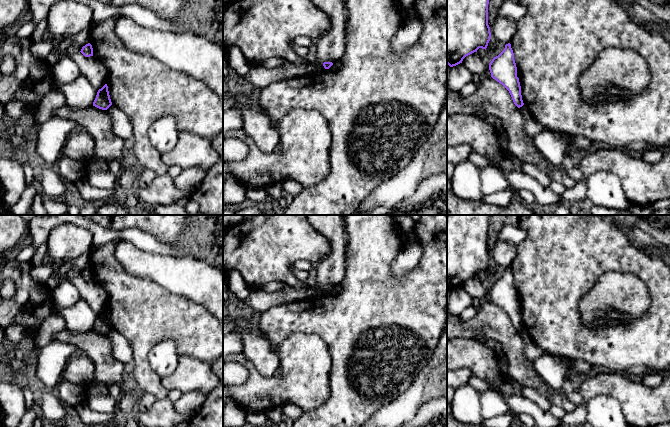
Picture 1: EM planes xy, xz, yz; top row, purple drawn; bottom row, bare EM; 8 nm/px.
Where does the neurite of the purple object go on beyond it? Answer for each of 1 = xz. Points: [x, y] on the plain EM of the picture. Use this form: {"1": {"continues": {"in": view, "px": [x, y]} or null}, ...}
{"1": {"continues": null}}

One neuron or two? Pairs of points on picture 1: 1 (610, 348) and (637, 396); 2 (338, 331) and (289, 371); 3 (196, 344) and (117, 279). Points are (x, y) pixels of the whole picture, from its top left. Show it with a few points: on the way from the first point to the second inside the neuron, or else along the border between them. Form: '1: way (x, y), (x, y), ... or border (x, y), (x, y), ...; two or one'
1: border (611, 371), (619, 371), (627, 375); two
2: border (303, 332), (317, 334), (324, 341), (332, 364); two
3: way (176, 324), (168, 316), (152, 314), (137, 299); one

